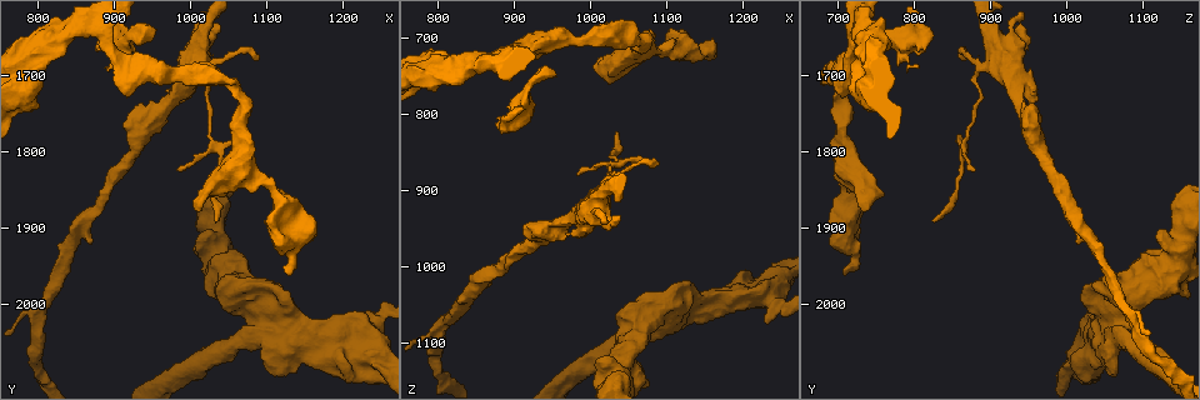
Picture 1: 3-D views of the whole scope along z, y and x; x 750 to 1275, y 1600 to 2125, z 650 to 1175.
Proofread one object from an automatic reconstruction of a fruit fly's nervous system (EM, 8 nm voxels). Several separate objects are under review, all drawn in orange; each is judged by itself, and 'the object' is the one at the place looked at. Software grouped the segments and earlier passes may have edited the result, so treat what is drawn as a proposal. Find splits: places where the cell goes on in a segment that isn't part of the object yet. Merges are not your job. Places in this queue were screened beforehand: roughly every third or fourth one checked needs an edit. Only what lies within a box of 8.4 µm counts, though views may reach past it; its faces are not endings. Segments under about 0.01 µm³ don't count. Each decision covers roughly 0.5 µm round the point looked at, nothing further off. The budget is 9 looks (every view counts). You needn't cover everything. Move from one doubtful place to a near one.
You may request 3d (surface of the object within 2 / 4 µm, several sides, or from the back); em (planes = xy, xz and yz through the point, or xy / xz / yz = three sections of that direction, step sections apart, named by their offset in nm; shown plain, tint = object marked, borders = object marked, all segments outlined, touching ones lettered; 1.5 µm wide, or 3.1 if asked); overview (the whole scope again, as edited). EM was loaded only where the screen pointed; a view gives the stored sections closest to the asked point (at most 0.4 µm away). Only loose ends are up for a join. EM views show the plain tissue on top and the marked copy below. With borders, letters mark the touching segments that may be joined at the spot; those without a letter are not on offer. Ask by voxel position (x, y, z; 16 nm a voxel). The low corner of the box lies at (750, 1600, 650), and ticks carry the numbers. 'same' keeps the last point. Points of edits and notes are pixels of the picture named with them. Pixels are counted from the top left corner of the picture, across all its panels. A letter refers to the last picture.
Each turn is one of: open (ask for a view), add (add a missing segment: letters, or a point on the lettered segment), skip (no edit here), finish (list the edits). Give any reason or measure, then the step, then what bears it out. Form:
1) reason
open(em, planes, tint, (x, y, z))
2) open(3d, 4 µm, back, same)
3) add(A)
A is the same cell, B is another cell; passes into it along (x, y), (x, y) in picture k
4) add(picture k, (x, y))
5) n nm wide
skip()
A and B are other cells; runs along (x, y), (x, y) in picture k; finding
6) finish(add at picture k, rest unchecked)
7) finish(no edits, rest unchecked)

free end
open(em, planes, borders, (1010, 1875, 735))

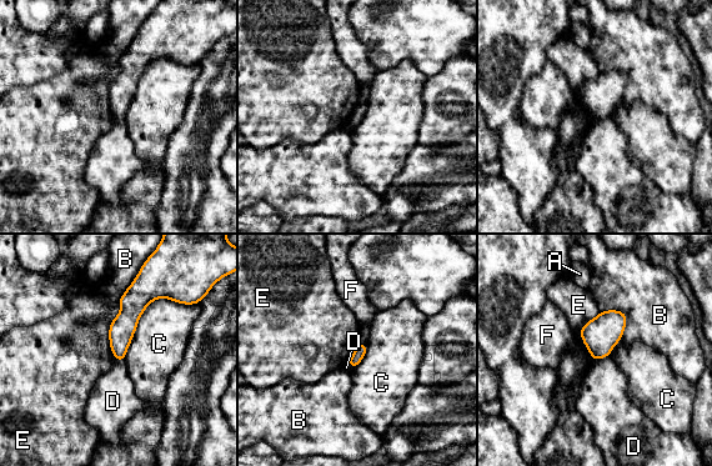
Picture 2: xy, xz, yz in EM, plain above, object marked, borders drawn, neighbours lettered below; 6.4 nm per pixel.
skip()
A, B, C, D, E and F are other cells; runs along (136, 281), (119, 357) in picture 2; no lettered segment goes on from it

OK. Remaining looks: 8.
free end
open(3d, 4 µm, (1130, 1960, 705))

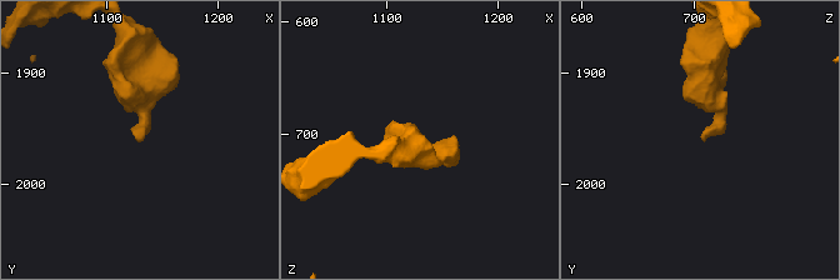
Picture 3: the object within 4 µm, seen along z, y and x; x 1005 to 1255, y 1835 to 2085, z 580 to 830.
need the tissue
open(em, xy, step 4, borders, (1130, 1960, 706))

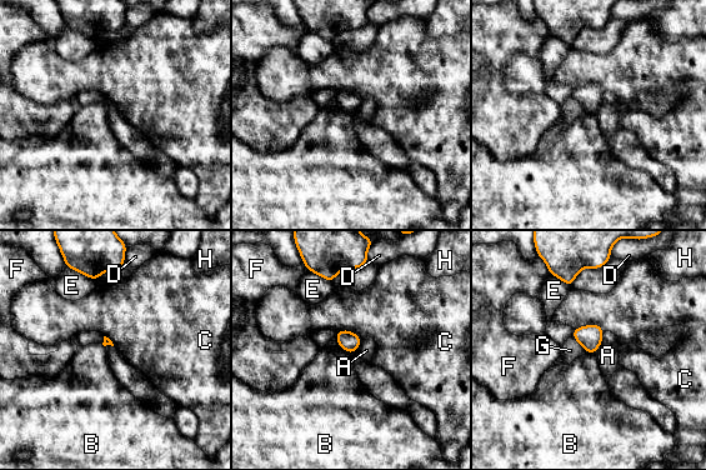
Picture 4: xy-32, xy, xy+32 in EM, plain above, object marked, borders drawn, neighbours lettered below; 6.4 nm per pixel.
open(em, planes, borders, same)

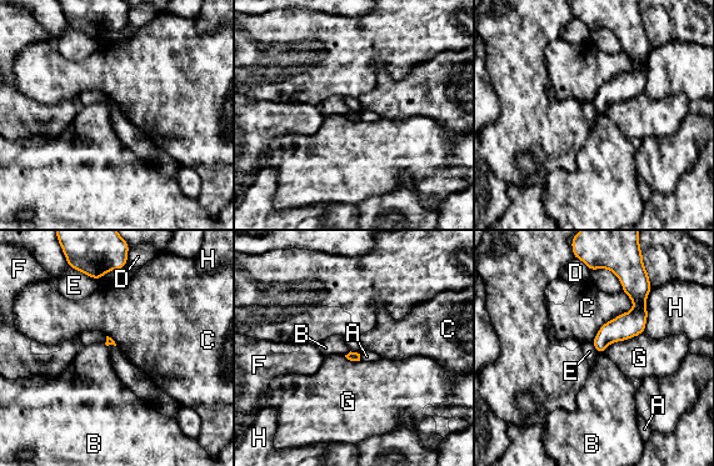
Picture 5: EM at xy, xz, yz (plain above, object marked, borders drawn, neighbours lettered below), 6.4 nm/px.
skip()
A, B, C, D, E, F, G and H are other cells; border along (79, 270), (98, 280) in picture 5; no lettered segment goes on from it

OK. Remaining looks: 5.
tapers out
open(em, planes, borders, (1085, 1680, 870))

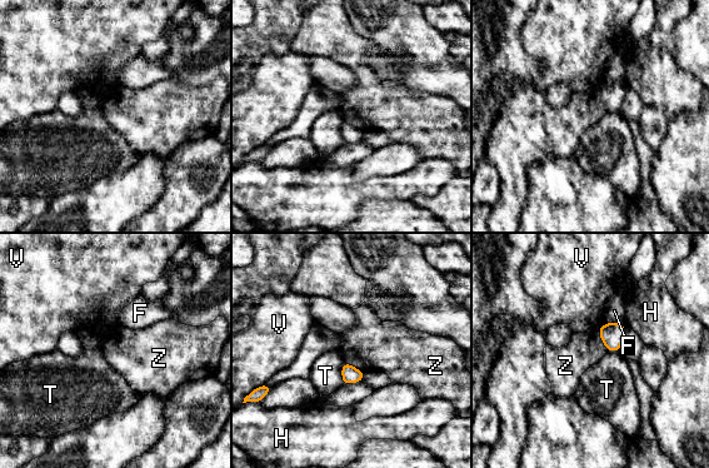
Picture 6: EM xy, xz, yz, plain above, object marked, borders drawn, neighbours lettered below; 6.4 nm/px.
skip()
F, H, T, V and Z are other cells; border along (344, 362), (341, 367), (341, 383) in picture 6; no lettered segment goes on from it

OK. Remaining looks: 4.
free end
open(em, yz, step 8, tint, (950, 1650, 745))

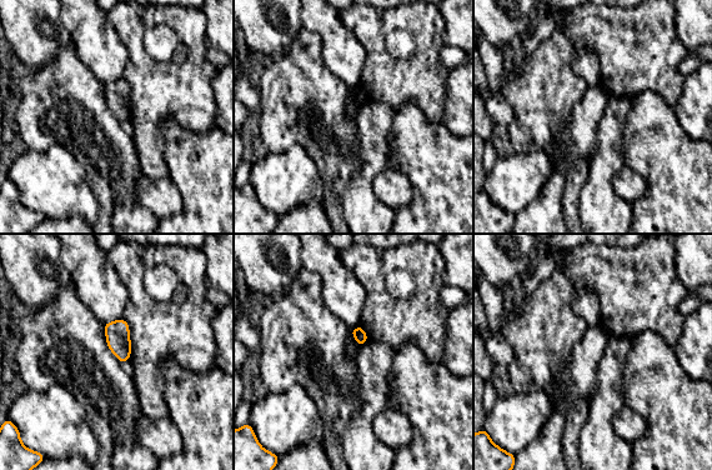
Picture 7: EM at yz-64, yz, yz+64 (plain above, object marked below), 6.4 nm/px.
open(em, yz, step 8, borders, same)

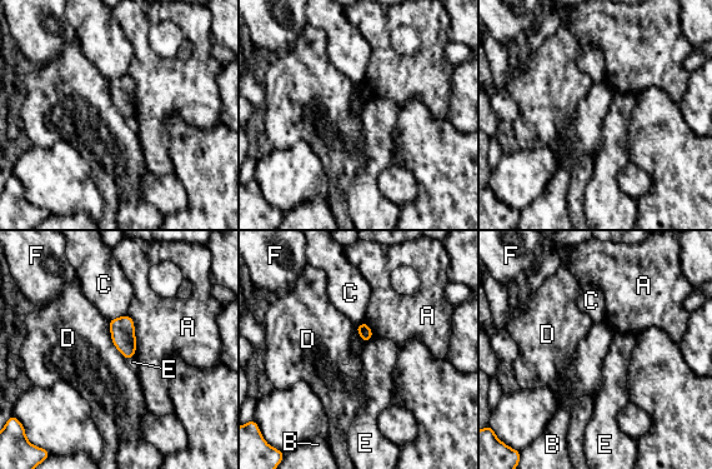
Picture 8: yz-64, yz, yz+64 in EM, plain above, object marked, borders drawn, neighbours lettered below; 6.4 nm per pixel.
D touches over 300 nm
skip()
A, B, C, D, E and F are other cells; border along (108, 320), (111, 343), (126, 360) in picture 8; no lettered segment goes on from it

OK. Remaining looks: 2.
finish(no edits, rest unchecked)

